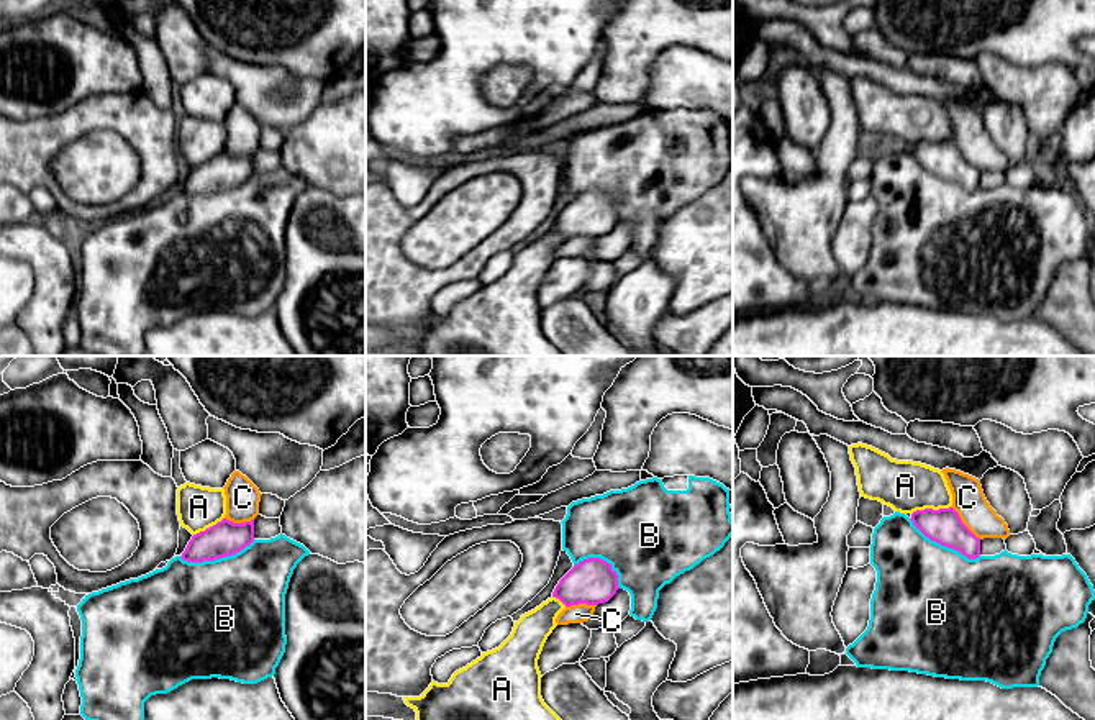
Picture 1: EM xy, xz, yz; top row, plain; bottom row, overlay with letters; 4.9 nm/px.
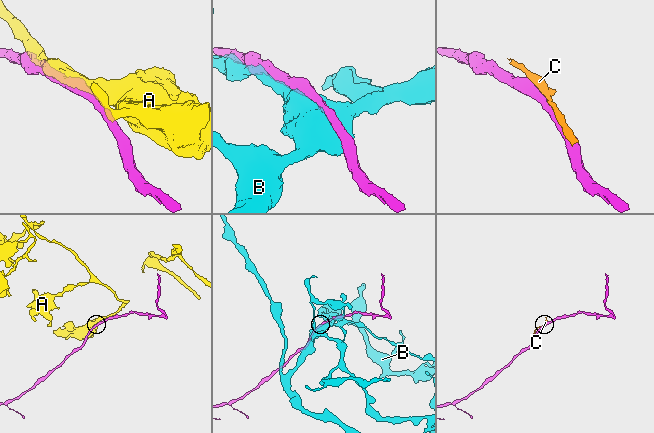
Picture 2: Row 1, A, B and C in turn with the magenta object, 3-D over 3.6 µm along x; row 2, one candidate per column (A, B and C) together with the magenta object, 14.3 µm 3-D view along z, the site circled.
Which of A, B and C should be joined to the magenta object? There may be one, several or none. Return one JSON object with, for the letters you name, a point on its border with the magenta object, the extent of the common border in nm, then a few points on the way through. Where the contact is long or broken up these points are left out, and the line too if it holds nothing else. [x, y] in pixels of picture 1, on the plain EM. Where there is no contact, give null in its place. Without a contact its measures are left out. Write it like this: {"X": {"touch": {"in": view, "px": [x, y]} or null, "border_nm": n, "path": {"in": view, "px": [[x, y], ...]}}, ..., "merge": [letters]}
{"C": {"touch": {"in": "yz", "px": [963, 156]}, "border_nm": 220}, "merge": ["C"]}

